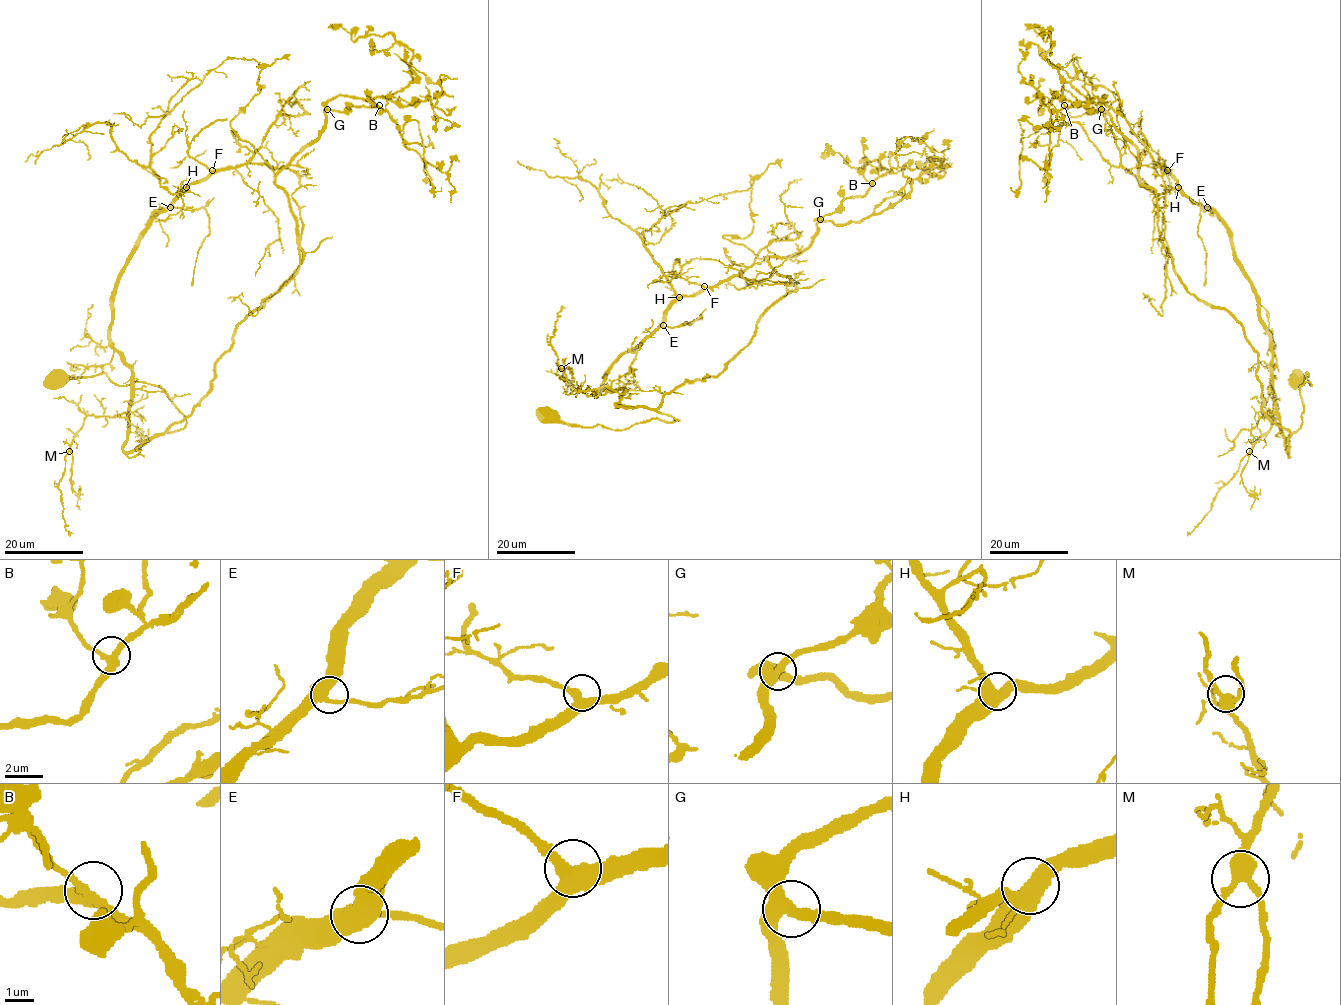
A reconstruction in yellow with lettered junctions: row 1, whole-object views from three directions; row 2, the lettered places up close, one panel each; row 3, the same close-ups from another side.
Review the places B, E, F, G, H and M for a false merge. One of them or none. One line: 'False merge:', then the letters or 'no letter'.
False merge: no letter

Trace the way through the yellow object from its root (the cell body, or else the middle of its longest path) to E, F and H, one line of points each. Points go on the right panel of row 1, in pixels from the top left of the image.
E: (1299, 379), (1307, 373), (1311, 385), (1300, 387), (1302, 424), (1288, 451), (1259, 296), (1232, 232), (1207, 207)
F: (1299, 379), (1307, 373), (1311, 385), (1300, 387), (1302, 424), (1288, 451), (1259, 296), (1232, 232), (1167, 170)
H: (1299, 379), (1307, 373), (1311, 385), (1300, 387), (1302, 424), (1288, 451), (1259, 296), (1232, 232), (1178, 187)

